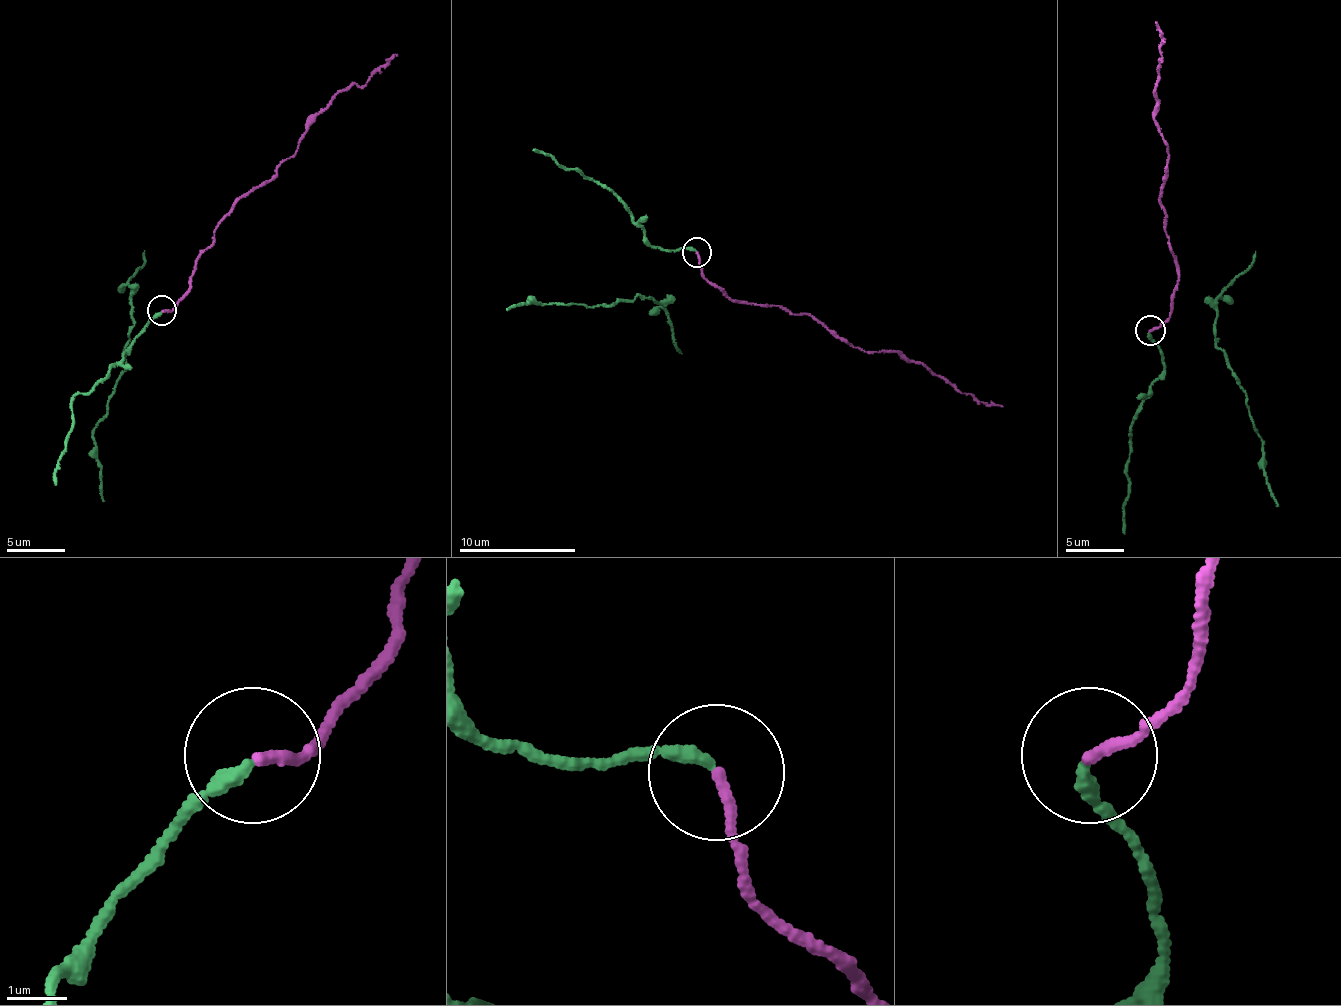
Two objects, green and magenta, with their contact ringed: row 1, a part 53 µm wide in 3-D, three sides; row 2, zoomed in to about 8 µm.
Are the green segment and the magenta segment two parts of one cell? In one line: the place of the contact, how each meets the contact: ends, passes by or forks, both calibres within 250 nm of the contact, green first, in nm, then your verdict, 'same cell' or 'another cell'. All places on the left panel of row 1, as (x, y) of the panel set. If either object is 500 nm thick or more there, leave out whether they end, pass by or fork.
(162, 310) | green ends | magenta ends | 220/170 nm | same cell

